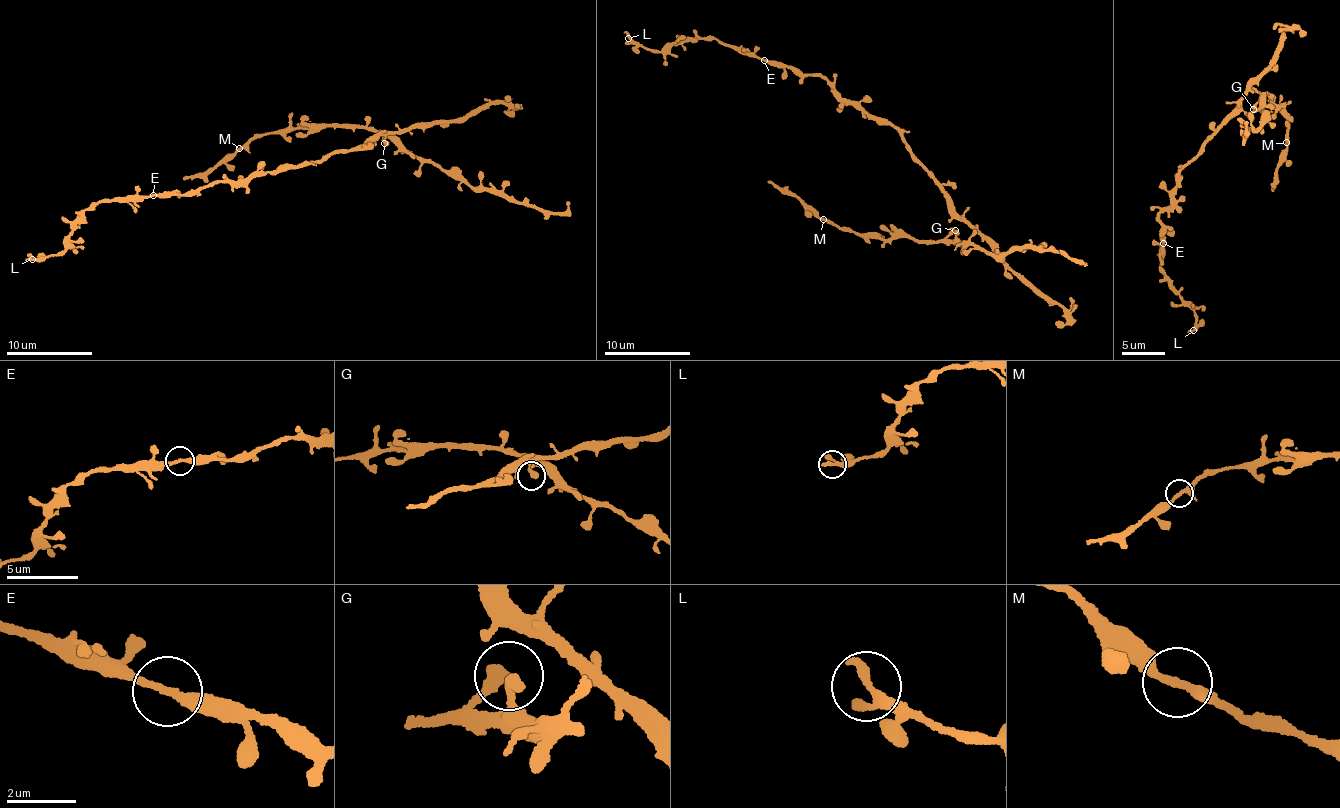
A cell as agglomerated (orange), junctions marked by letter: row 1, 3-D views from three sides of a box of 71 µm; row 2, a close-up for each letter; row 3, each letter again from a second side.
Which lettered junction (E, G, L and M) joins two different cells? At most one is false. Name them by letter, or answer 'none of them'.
none of them

